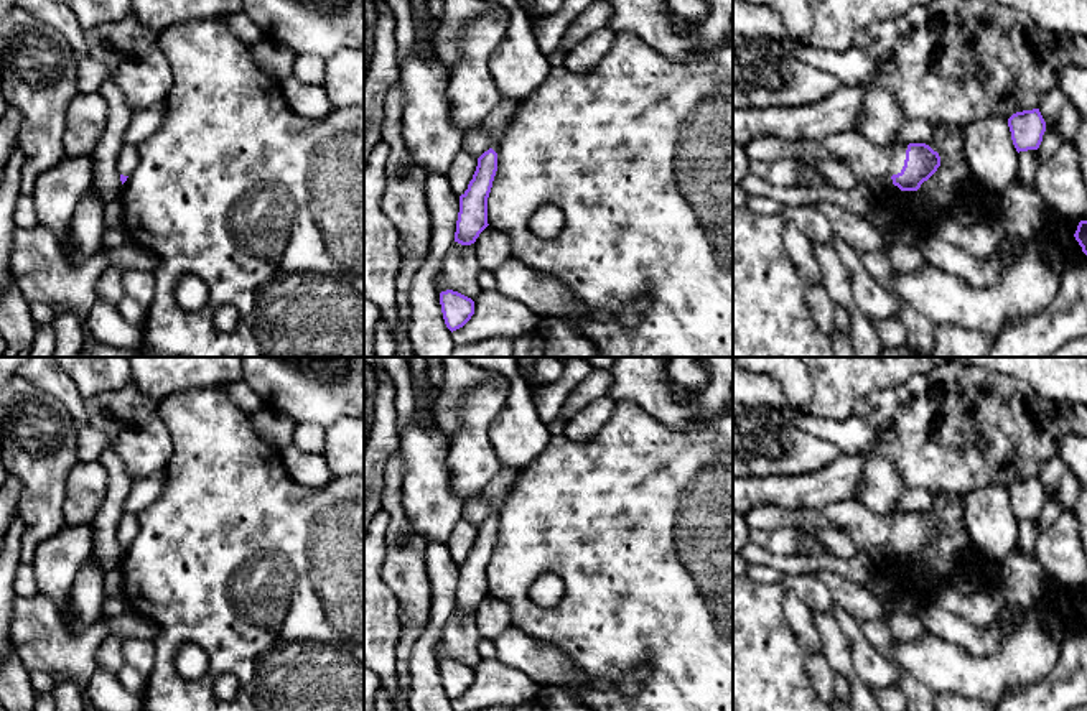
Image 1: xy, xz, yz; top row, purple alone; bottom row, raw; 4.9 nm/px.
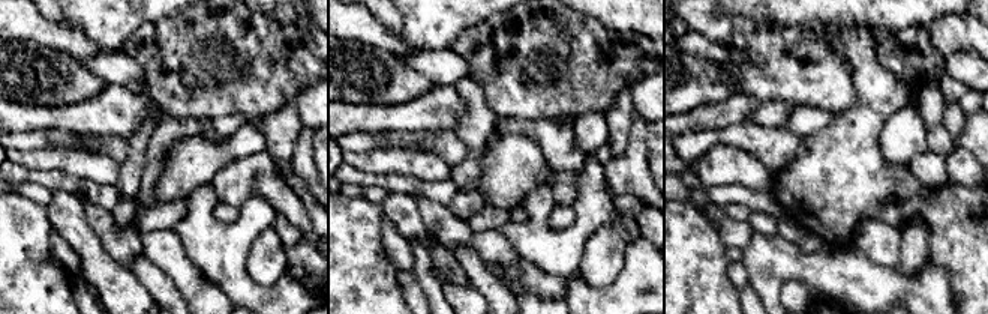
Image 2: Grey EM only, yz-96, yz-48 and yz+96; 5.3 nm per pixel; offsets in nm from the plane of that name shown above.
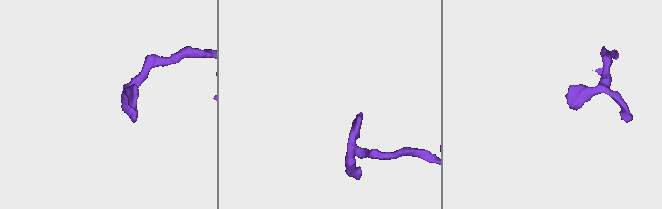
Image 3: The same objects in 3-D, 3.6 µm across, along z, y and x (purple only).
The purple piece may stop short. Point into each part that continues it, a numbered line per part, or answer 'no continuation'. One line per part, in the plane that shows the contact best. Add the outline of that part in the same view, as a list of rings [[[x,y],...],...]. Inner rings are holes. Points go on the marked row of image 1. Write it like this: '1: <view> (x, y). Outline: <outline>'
1: yz (863, 158). Outline: [[[856,130],[810,140],[782,140],[759,137],[744,145],[751,161],[772,163],[776,160],[797,160],[804,163],[837,158],[855,176],[870,179],[901,173],[906,160],[906,143],[879,146]]]

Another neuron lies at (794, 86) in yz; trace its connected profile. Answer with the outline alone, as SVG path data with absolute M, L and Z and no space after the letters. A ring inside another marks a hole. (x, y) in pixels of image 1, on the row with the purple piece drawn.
M733 33L733 109L815 104L843 86L837 76L779 48L776 40Z

